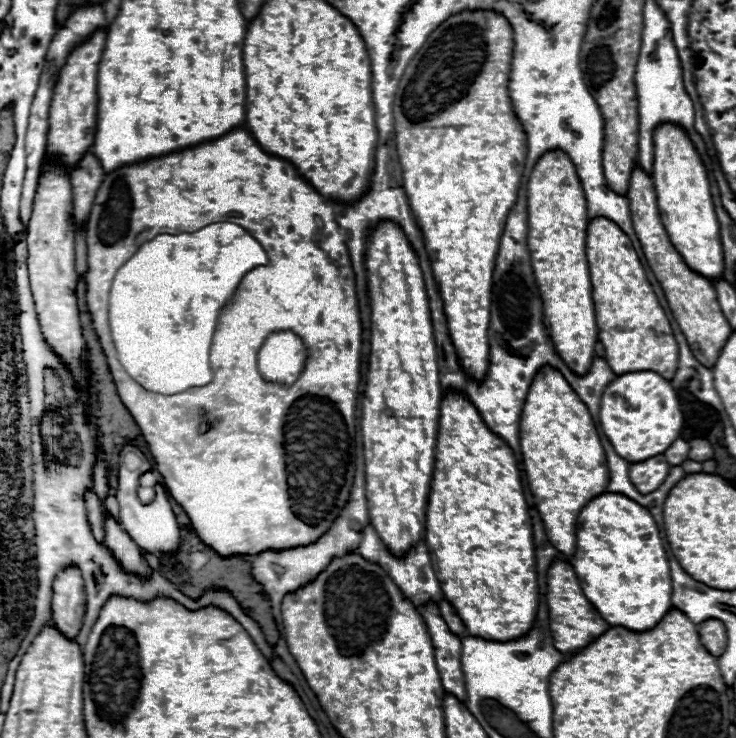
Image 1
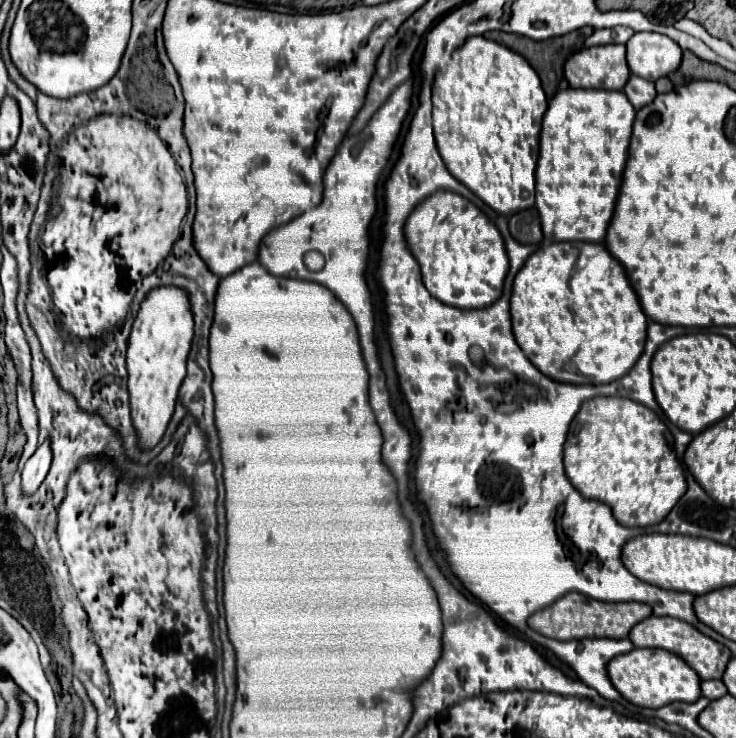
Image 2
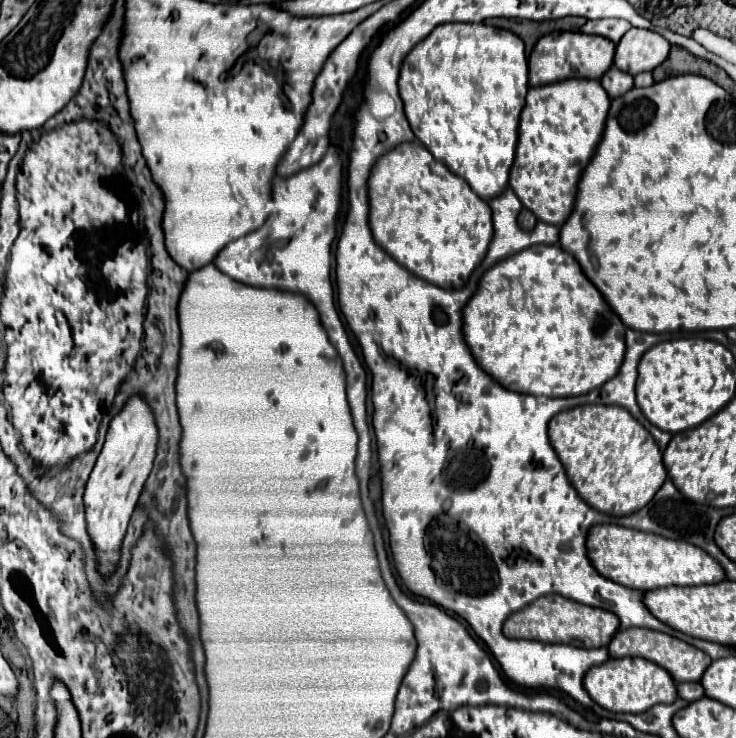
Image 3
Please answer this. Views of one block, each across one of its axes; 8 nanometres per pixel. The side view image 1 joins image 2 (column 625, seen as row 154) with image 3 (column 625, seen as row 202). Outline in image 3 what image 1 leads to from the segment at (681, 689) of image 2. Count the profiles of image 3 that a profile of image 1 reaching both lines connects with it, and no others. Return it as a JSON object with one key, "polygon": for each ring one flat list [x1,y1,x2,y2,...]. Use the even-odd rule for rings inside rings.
{"polygon":[[618,658,618,660,608,660,600,666,590,668,584,674,584,690,588,690,590,698,610,710,610,712,630,712,630,714,640,714,652,708,654,704,672,704,678,694,676,694,676,684,670,678,670,674,644,660,644,658]]}

